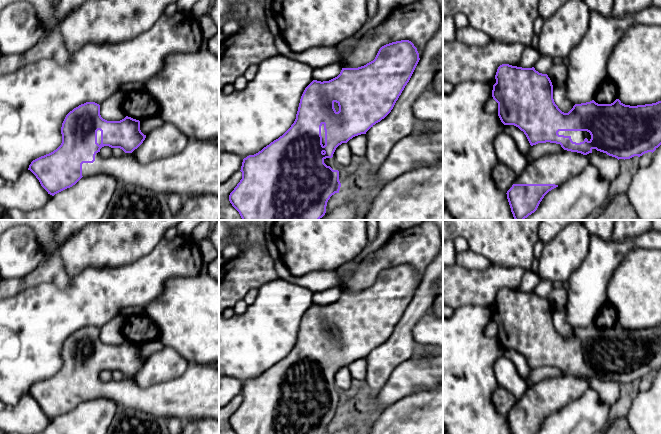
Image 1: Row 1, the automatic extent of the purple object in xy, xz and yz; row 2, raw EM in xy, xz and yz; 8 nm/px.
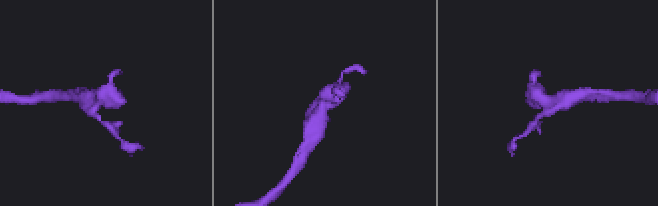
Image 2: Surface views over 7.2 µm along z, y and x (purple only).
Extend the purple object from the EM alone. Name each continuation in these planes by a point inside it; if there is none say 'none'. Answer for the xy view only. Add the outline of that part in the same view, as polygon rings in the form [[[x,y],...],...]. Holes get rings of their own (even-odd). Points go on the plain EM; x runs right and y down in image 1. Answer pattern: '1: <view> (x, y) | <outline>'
1: xy (195, 394) | [[[190,364],[181,376],[166,382],[151,384],[148,387],[138,386],[131,377],[125,377],[121,381],[102,381],[98,376],[93,387],[82,388],[82,400],[98,398],[111,399],[119,408],[136,409],[164,419],[176,417],[185,422],[198,418],[212,418],[219,421],[219,367],[215,364]]]

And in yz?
1: yz (577, 360) | [[[559,355],[559,359],[570,360],[573,366],[583,366],[585,362],[590,365],[591,359],[587,355]]]

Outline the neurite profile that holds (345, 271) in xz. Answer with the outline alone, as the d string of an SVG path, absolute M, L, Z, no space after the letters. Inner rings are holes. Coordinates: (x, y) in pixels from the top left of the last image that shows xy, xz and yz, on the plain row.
M371 252L360 260L352 259L346 264L342 265L339 269L337 269L337 272L339 274L338 285L348 280L361 264L368 260L372 260L374 257L375 252Z

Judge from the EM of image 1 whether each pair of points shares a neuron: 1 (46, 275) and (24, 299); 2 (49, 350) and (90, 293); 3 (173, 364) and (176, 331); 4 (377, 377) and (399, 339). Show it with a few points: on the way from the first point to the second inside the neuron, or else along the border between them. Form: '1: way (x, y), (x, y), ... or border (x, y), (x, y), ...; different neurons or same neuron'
1: border (60, 287), (39, 283), (15, 294); different neurons
2: way (49, 336), (76, 307); same neuron
3: border (165, 346), (172, 347), (190, 363); different neurons
4: way (378, 368), (396, 348); same neuron

